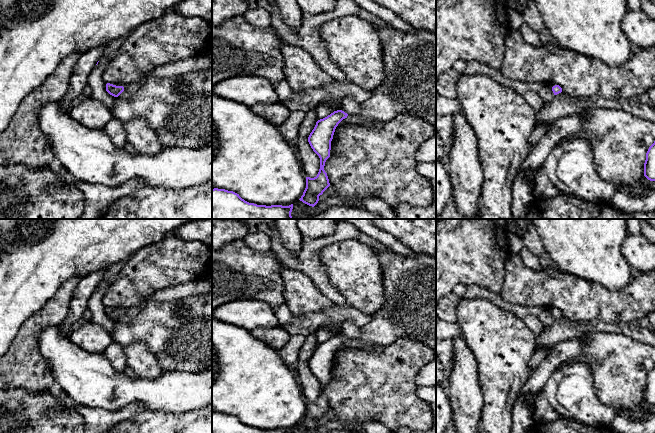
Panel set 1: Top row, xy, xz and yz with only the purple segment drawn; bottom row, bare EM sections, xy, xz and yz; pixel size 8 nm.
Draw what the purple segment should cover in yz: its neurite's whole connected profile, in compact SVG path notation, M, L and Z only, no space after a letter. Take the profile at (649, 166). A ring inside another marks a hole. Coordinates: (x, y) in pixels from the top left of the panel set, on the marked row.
M655 141L646 153L644 176L650 181L655 181Z

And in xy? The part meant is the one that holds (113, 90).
M107 83L106 84L106 91L114 97L118 97L124 91L124 87Z

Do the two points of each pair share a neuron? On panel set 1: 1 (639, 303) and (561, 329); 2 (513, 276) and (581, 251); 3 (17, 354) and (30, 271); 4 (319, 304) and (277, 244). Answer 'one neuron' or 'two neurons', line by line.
1: two neurons
2: two neurons
3: two neurons
4: two neurons

